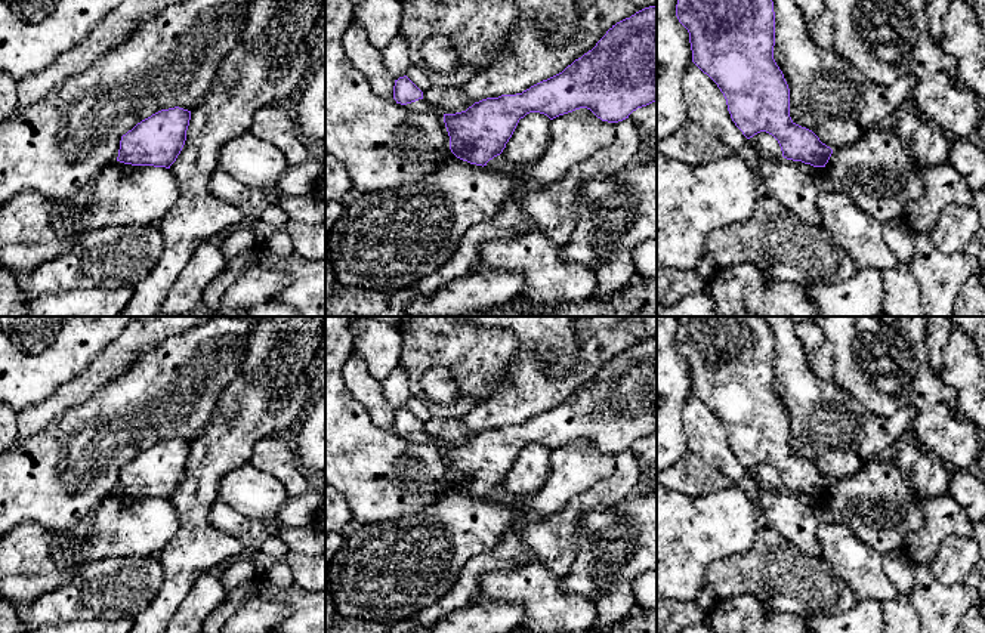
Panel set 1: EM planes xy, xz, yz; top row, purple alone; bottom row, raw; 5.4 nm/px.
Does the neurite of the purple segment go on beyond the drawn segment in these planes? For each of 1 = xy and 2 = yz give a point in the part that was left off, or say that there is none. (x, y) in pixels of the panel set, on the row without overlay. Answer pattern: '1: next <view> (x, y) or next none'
1: next none
2: next none

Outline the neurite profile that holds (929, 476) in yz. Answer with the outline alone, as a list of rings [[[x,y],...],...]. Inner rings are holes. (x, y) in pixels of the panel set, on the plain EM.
[[[904,445],[892,458],[899,467],[904,482],[920,497],[950,492],[952,467],[917,445]]]

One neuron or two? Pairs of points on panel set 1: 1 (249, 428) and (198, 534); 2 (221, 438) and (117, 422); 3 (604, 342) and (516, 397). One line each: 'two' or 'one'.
1: one
2: two
3: one

